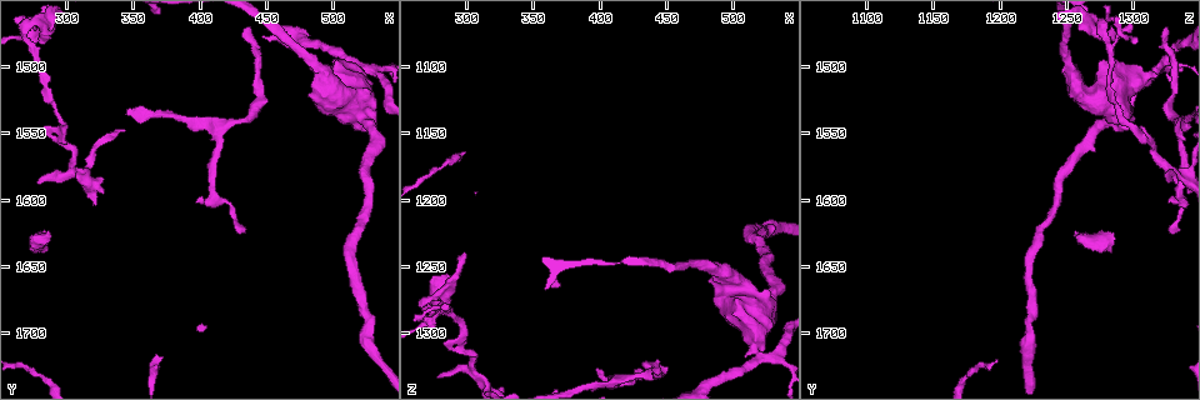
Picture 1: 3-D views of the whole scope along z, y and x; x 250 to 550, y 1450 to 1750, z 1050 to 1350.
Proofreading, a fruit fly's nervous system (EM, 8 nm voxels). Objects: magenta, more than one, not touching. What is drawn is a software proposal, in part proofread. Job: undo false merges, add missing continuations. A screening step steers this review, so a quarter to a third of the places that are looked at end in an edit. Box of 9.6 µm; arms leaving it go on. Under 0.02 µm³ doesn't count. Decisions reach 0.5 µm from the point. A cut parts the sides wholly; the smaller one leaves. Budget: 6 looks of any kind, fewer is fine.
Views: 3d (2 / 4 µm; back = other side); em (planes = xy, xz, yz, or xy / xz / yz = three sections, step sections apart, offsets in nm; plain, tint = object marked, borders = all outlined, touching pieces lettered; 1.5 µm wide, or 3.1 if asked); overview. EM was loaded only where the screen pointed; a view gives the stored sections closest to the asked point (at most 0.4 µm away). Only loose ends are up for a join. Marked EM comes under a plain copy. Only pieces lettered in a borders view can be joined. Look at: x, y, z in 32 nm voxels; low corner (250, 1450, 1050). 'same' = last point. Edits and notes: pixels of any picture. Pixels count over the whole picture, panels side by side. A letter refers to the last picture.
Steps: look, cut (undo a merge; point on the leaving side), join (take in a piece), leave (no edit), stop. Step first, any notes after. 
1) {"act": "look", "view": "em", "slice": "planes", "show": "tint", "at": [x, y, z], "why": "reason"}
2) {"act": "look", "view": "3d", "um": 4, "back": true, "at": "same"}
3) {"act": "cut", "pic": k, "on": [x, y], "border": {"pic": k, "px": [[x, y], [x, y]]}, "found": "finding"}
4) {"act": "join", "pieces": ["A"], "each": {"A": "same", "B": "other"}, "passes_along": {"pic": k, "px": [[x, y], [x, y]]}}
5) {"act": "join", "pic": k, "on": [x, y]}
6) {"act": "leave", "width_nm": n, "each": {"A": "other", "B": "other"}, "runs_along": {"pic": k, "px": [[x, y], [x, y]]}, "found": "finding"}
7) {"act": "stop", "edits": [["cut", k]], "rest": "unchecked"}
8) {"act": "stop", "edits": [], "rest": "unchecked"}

{"act": "look", "view": "em", "slice": "xz", "step": 4, "show": "tint", "at": [438, 1472, 1322], "why": "thin end"}

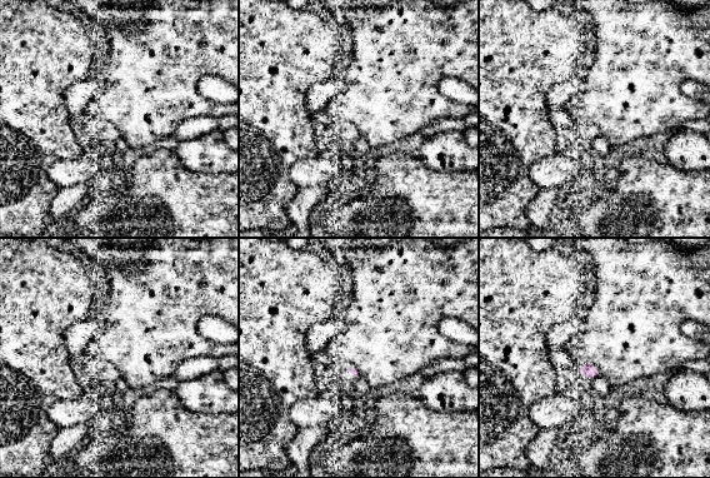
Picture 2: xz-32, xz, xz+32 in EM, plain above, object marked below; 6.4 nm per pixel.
{"act": "look", "view": "em", "slice": "planes", "show": "borders", "at": "same", "why": "cut it another way"}

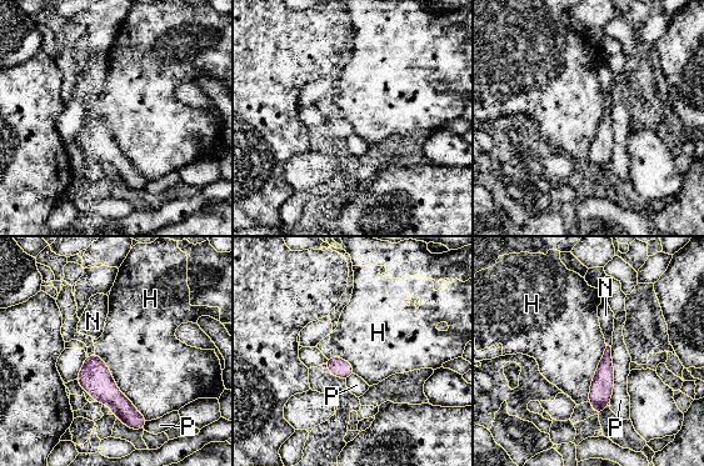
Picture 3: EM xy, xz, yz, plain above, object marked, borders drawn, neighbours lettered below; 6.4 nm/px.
{"act": "join", "pieces": ["N"], "width_nm": 130, "each": {"H": "other", "N": "same", "P": "other"}, "found": "it goes on there"}

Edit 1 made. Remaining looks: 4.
{"act": "look", "view": "3d", "um": 4, "at": [518, 1502, 1318], "why": "calibre changes"}

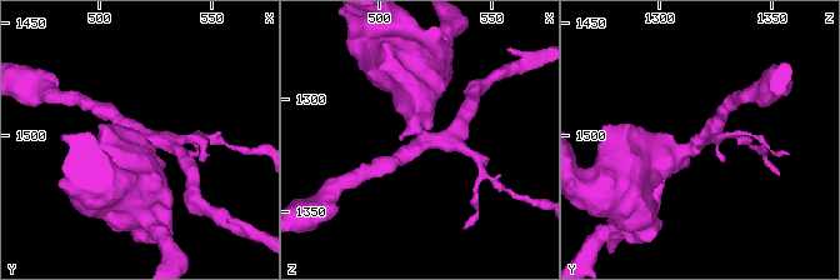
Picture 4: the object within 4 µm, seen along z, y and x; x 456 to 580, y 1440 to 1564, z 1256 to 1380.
{"act": "look", "view": "em", "slice": "xz", "step": 4, "show": "tint", "at": [519, 1502, 1317]}

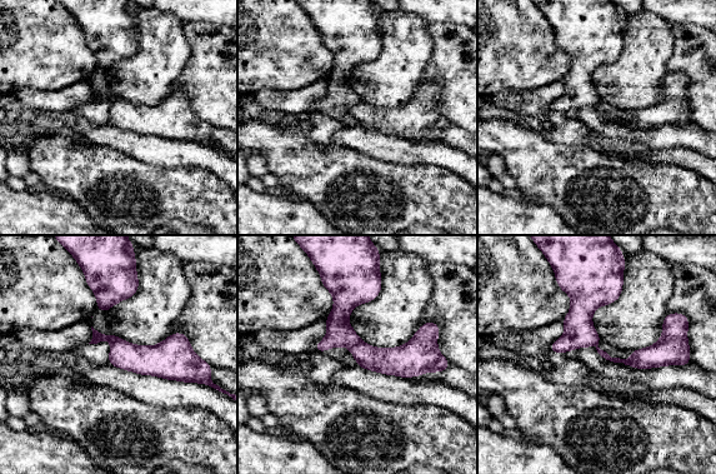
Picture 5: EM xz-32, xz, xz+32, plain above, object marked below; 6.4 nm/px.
{"act": "look", "view": "em", "slice": "xz", "step": 4, "show": "borders", "at": "same", "why": "what lies round it"}

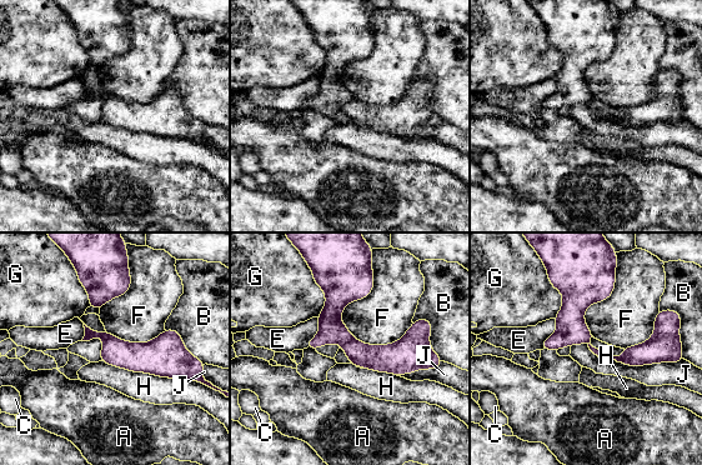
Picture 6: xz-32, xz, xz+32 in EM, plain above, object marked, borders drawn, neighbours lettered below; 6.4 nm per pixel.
{"act": "cut", "pic": 6, "on": [380, 359], "width_nm": 100, "each": {"A": "other", "B": "other", "C": "other", "E": "other", "F": "other", "G": "other", "H": "other", "J": "other"}, "found": "a second neuron is stuck on"}

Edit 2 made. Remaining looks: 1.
{"act": "stop", "edits": [["join", 3], ["cut", 6]], "rest": "unchecked"}

